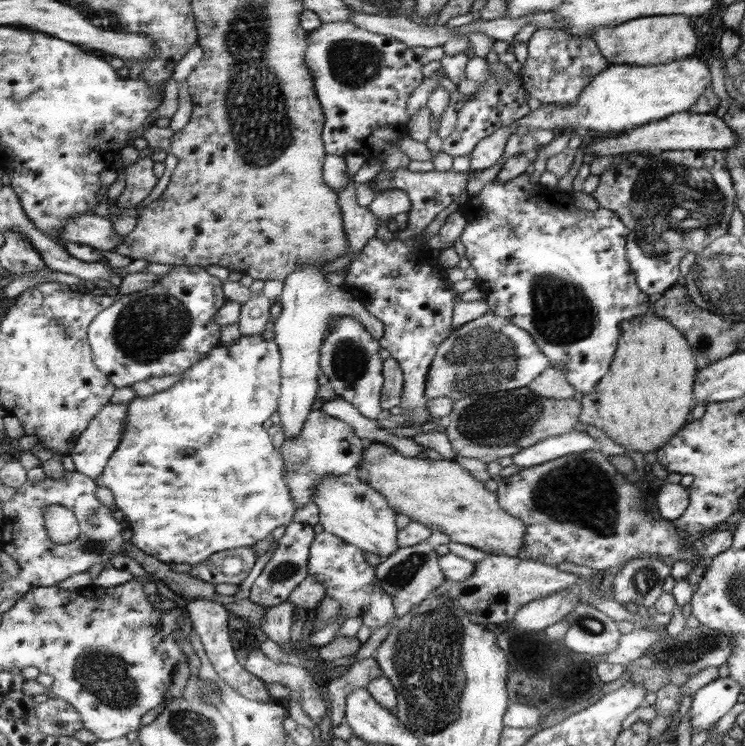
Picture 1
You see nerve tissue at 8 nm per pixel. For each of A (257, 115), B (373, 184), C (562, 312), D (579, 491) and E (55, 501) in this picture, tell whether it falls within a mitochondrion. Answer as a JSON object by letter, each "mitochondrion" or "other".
{"A":"mitochondrion","B":"other","C":"mitochondrion","D":"mitochondrion","E":"other"}

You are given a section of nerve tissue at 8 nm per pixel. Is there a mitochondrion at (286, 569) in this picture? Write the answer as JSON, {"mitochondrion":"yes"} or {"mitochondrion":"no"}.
{"mitochondrion":"yes"}

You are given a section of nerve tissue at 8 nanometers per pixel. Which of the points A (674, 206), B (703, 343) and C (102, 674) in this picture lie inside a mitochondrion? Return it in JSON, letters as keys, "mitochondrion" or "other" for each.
{"A":"mitochondrion","B":"mitochondrion","C":"mitochondrion"}

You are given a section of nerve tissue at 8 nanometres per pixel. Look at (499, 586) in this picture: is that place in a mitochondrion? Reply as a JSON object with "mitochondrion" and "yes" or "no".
{"mitochondrion":"no"}

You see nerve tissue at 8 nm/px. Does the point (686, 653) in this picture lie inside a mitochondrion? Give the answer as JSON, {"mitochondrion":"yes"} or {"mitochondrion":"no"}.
{"mitochondrion":"yes"}

